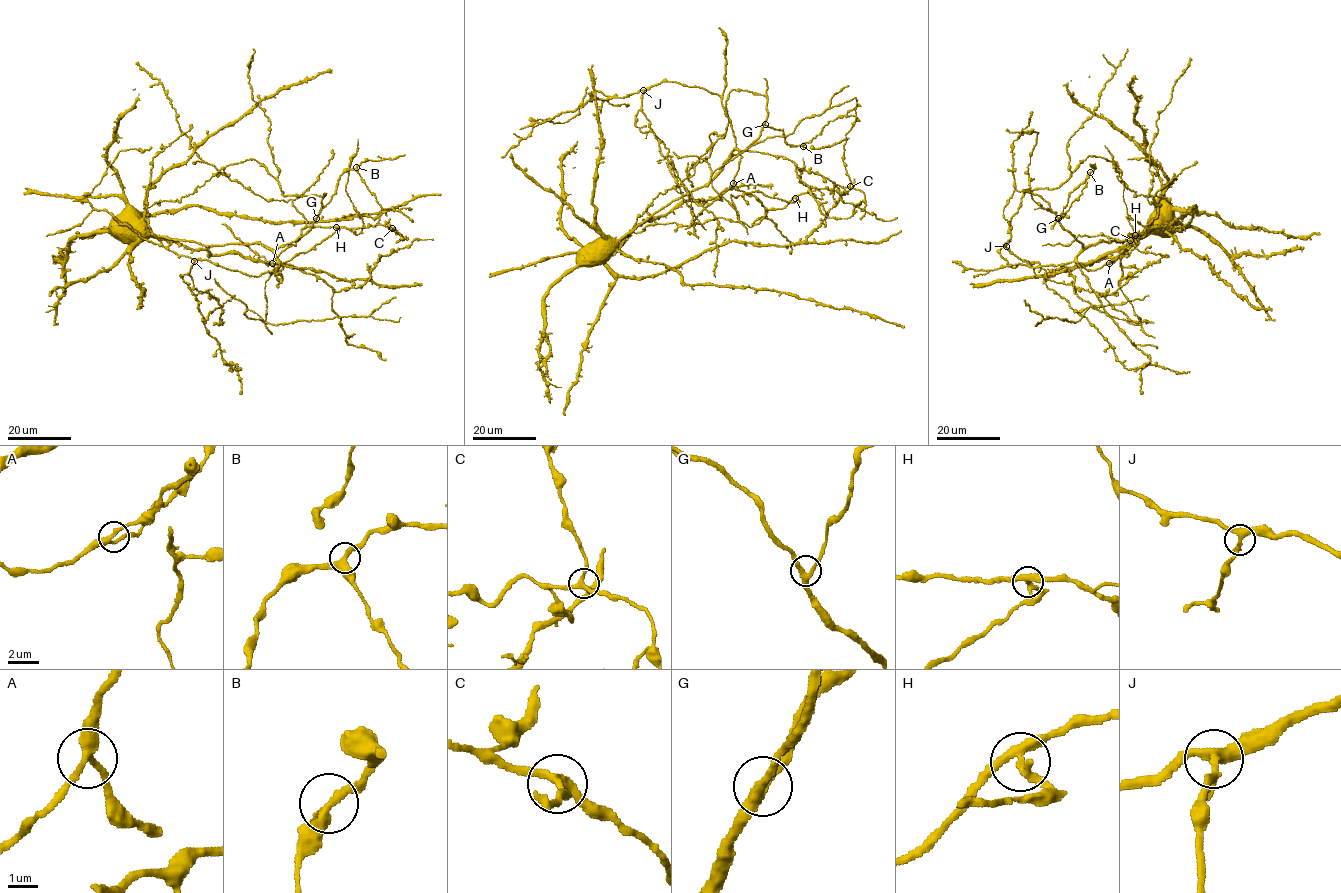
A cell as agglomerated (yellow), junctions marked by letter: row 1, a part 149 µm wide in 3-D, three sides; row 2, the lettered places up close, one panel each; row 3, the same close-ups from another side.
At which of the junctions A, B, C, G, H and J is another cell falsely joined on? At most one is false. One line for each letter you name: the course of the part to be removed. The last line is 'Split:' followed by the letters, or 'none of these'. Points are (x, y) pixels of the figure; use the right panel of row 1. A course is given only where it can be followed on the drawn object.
H: course (1135, 234), (1137, 244), (1121, 257), (1118, 285), (1140, 324), (1091, 306), (1079, 321), (1044, 319), (1024, 300)
Split: H

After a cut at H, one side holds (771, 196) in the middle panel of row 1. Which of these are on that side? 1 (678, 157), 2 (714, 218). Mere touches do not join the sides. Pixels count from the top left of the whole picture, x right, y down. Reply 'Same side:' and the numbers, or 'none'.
Same side: 1

